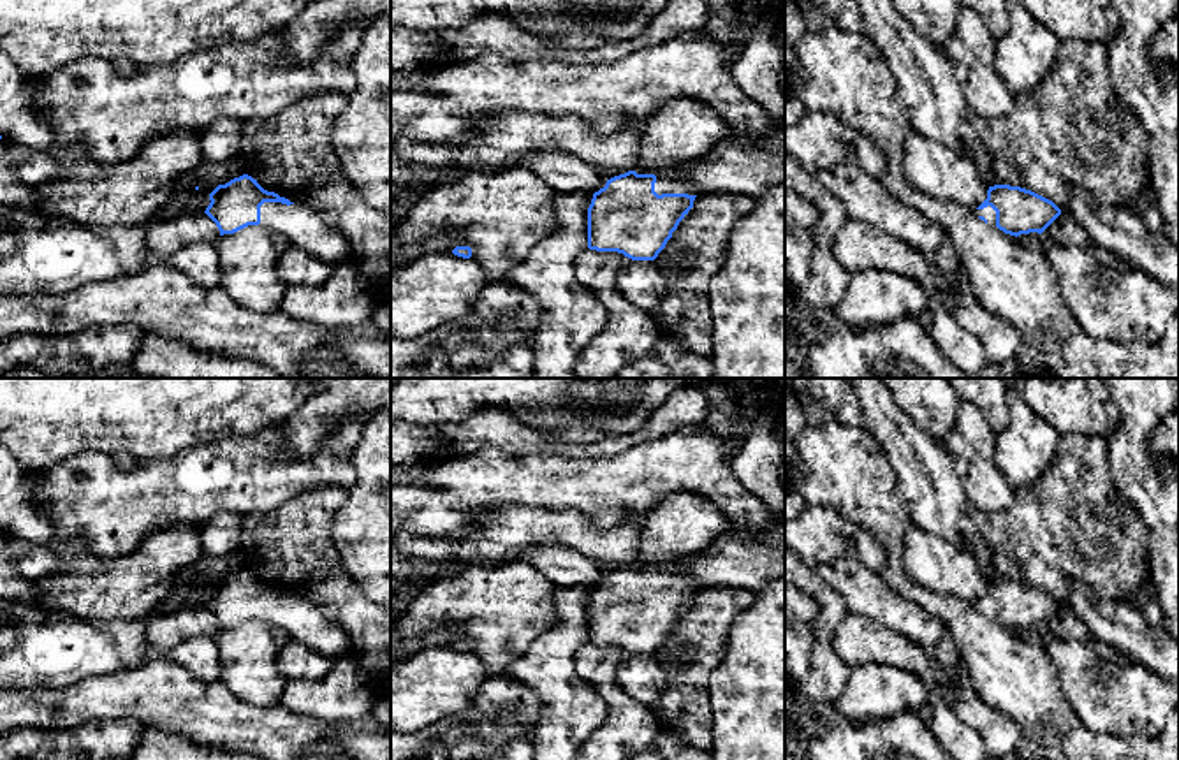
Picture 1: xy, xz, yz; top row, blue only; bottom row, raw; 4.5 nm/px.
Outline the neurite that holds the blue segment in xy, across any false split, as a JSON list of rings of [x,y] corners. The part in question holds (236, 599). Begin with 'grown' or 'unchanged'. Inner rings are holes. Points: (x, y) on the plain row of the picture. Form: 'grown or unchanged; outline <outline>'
grown; outline [[[248,568],[218,579],[209,588],[209,595],[204,607],[216,618],[220,630],[260,618],[289,639],[299,640],[331,660],[354,649],[348,633],[333,618],[275,586],[264,584]]]

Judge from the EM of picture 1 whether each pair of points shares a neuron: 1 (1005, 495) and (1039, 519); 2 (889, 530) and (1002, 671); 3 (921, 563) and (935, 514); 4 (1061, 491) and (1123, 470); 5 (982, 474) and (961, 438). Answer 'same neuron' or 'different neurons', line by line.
1: different neurons
2: same neuron
3: different neurons
4: different neurons
5: same neuron

